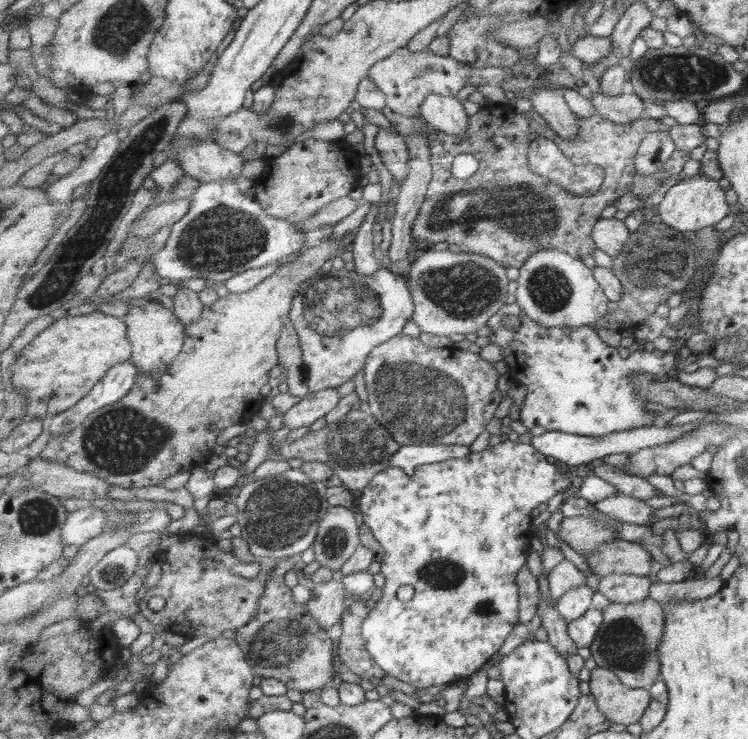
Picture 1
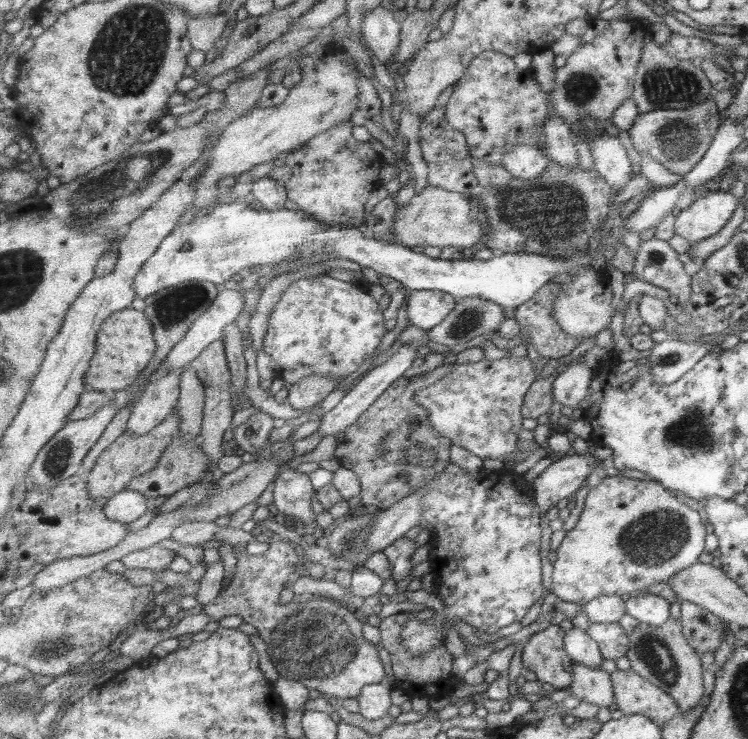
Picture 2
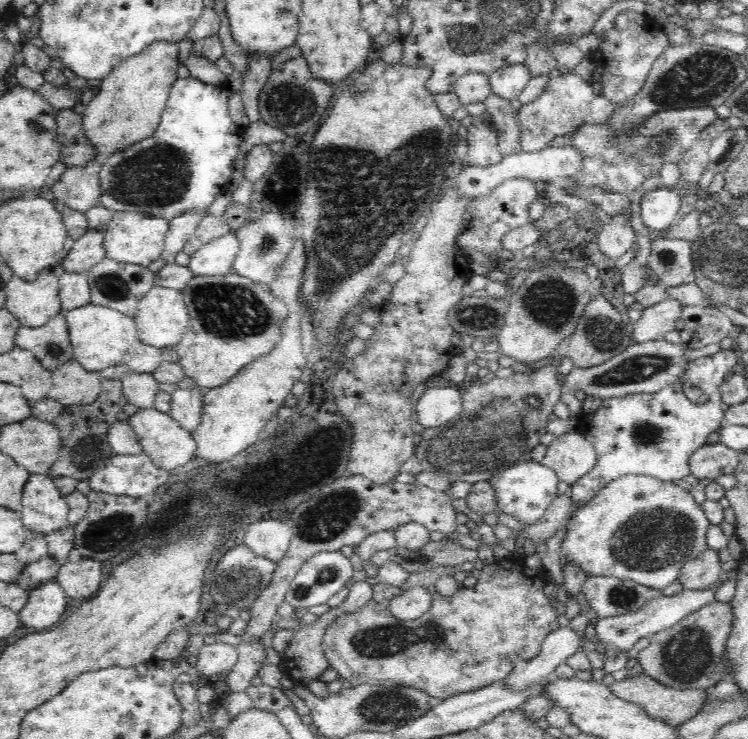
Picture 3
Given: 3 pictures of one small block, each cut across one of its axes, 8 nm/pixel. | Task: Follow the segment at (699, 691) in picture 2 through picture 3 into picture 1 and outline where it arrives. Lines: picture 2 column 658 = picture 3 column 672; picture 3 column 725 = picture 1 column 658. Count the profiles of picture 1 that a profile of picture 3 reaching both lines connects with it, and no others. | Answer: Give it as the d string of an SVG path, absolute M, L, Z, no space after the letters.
M651 598L635 604L610 602L604 609L605 618L599 634L588 648L597 666L615 671L625 685L650 690L661 676L660 650L665 625L664 610Z

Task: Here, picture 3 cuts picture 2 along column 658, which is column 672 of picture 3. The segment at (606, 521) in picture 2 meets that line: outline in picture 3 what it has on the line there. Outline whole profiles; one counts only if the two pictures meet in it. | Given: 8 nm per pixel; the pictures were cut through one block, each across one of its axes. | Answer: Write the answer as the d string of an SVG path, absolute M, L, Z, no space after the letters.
M630 474L603 487L570 518L561 551L567 561L580 563L588 576L636 582L661 592L680 579L686 562L708 549L706 534L710 526L691 489Z

